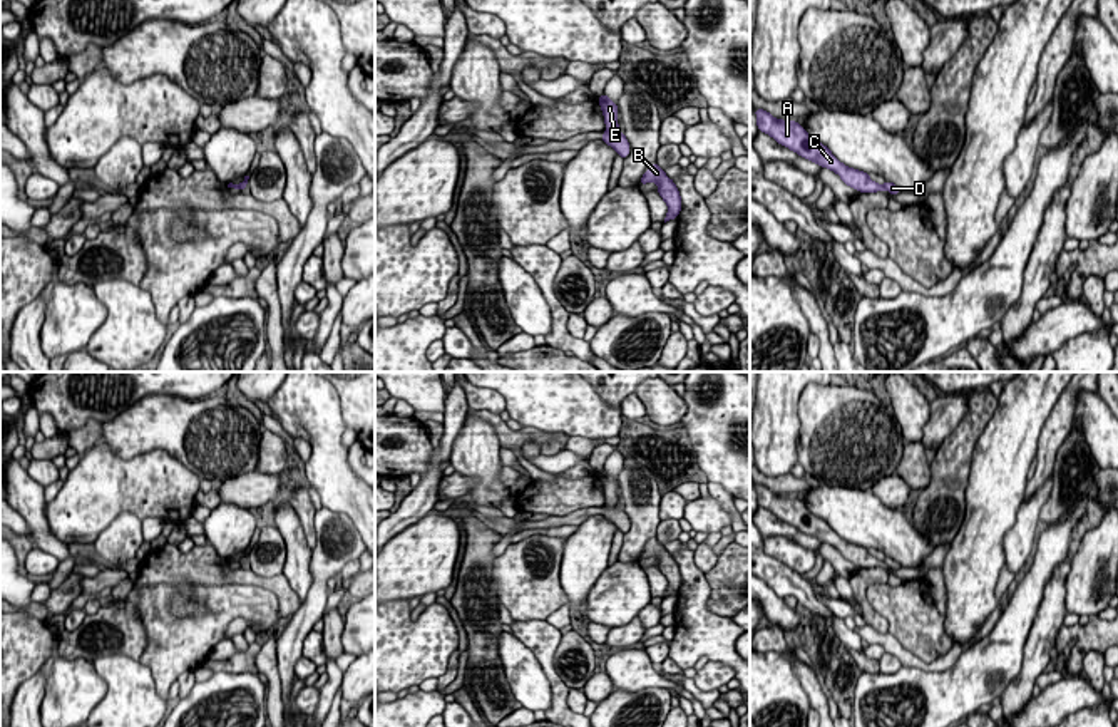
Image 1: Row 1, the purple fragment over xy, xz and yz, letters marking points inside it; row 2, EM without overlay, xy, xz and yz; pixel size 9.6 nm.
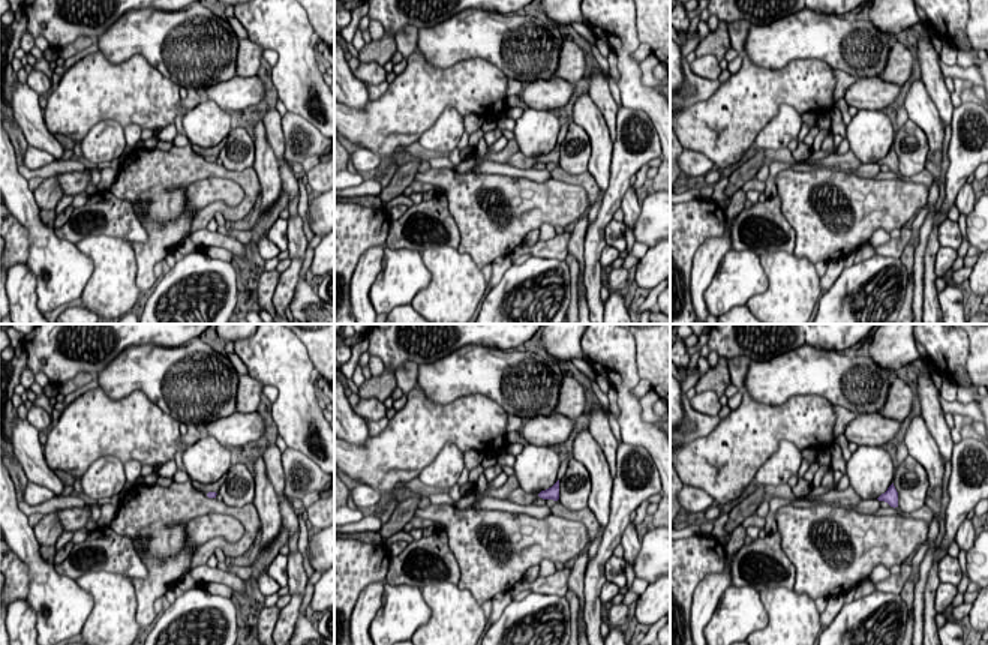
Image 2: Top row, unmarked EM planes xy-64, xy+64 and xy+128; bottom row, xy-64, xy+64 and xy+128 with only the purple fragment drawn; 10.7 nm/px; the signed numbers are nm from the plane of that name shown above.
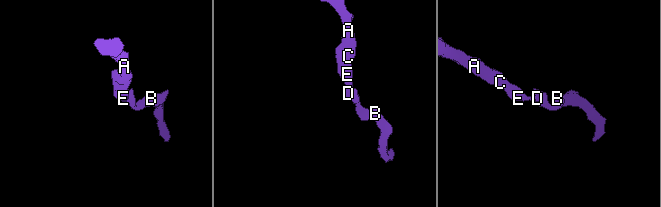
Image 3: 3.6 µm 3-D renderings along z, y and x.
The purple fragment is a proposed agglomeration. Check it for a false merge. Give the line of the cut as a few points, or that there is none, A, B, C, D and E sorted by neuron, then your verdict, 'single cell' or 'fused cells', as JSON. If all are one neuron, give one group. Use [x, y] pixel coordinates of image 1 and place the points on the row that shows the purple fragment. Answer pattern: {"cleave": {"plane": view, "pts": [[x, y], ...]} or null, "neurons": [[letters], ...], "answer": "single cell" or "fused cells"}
{"cleave": {"plane": "xz", "pts": [[610, 131], [616, 133]]}, "neurons": [["A", "C", "E"], ["B", "D"]], "answer": "fused cells"}

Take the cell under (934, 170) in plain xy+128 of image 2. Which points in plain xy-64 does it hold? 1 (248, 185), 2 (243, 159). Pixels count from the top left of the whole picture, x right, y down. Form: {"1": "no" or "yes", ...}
{"1": "no", "2": "no"}

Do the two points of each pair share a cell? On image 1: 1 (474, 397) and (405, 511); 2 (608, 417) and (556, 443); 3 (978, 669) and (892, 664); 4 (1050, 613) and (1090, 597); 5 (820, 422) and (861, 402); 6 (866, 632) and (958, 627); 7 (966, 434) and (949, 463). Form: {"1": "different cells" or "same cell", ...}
{"1": "different cells", "2": "different cells", "3": "different cells", "4": "different cells", "5": "same cell", "6": "different cells", "7": "same cell"}

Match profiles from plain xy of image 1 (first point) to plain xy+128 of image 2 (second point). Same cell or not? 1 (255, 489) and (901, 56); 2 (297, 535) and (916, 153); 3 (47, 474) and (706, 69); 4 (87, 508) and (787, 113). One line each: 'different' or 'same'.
1: different
2: different
3: same
4: different

